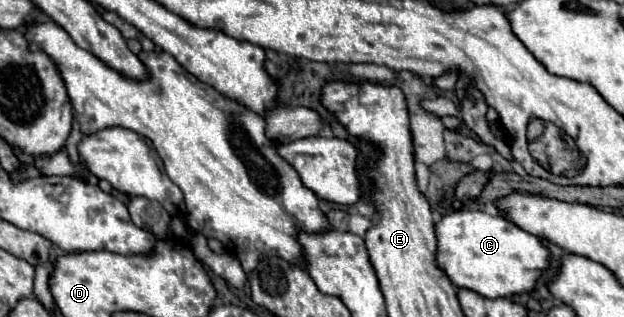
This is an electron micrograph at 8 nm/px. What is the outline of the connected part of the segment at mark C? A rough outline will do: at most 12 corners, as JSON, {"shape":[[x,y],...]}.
{"shape":[[461,209],[435,225],[437,265],[489,299],[531,291],[539,237]]}

